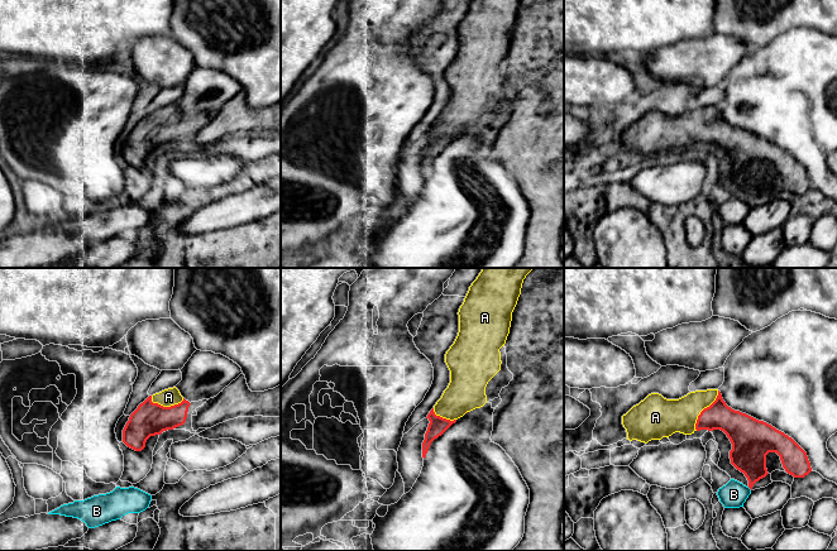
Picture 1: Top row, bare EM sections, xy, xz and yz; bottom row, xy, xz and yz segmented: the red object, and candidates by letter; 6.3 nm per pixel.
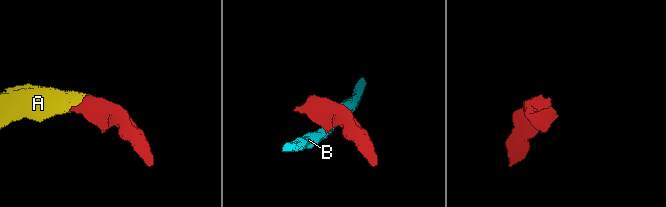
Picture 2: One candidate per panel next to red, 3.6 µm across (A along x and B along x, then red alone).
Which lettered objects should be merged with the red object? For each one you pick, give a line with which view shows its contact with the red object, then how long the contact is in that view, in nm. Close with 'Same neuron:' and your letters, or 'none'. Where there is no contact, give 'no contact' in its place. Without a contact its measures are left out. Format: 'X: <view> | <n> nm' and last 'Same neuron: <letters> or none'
A: yz | 300 nm
Same neuron: A

